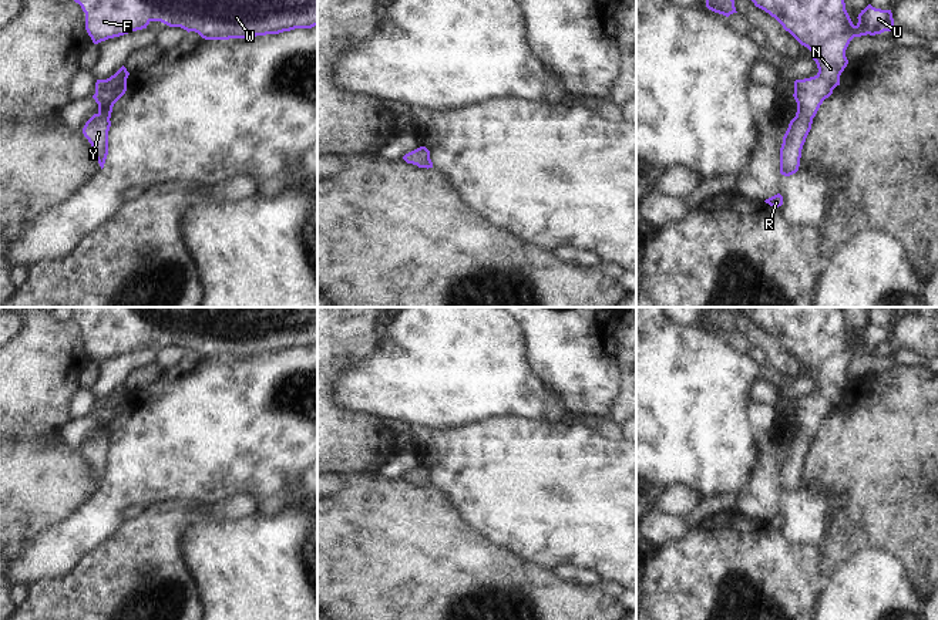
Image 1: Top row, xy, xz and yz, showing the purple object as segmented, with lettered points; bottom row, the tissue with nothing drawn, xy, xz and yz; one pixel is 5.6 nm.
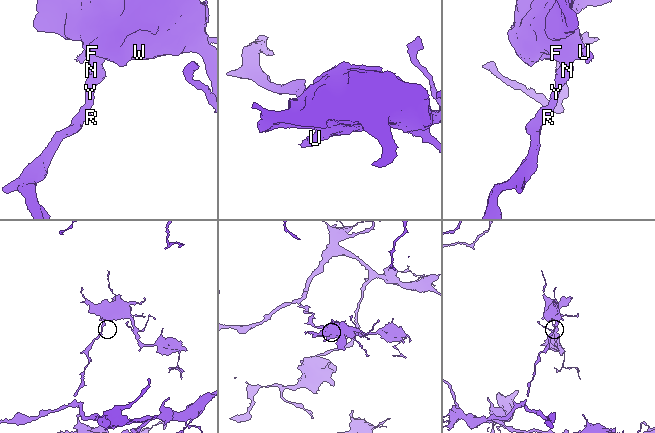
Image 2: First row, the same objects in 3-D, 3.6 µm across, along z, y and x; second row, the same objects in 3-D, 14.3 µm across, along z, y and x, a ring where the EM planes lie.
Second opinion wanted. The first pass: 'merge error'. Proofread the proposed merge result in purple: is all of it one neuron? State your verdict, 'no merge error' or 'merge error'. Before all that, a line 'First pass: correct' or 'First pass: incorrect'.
First pass: incorrect
no merge error

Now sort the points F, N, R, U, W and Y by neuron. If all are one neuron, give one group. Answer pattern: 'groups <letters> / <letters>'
groups F N R U W Y

